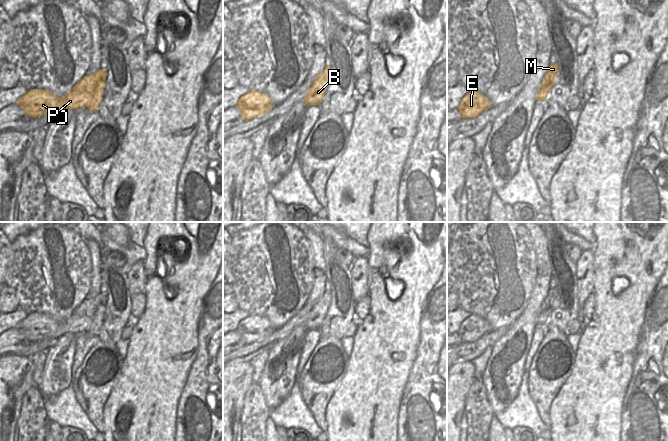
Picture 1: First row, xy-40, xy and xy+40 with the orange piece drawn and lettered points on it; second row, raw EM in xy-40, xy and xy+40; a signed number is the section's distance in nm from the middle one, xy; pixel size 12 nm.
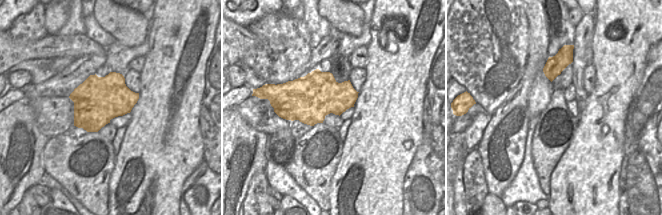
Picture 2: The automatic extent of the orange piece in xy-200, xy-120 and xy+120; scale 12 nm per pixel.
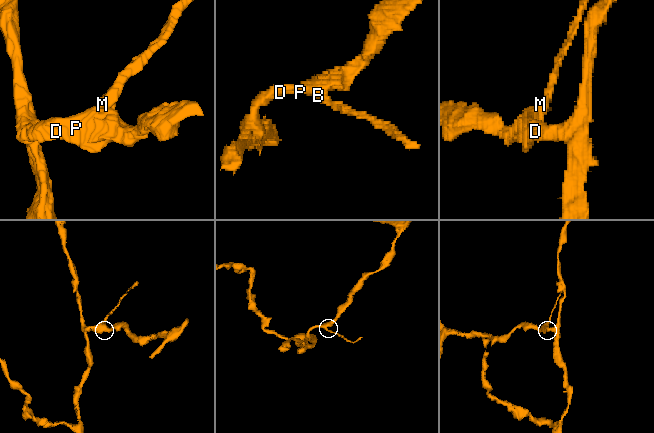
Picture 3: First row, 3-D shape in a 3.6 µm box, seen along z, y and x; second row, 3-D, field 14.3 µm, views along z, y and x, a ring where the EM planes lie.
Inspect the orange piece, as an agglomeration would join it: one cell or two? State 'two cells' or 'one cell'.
two cells

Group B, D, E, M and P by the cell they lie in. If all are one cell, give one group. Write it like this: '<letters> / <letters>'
B D E P / M

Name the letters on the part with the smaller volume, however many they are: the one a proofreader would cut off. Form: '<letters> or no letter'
M

